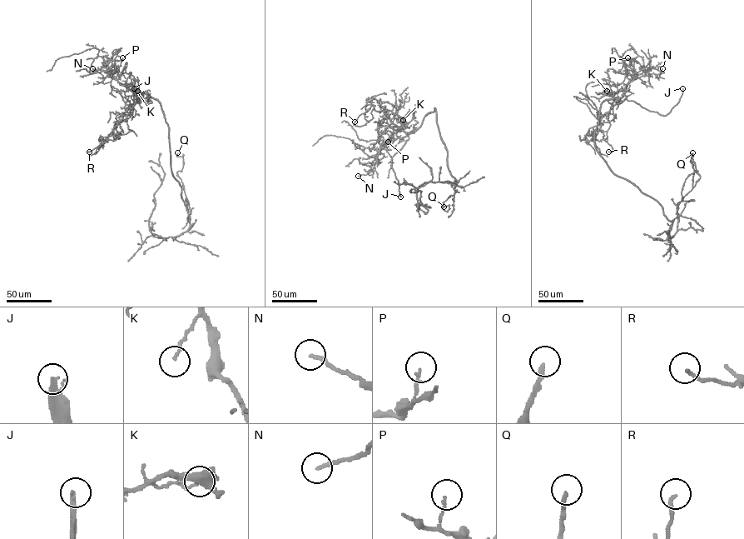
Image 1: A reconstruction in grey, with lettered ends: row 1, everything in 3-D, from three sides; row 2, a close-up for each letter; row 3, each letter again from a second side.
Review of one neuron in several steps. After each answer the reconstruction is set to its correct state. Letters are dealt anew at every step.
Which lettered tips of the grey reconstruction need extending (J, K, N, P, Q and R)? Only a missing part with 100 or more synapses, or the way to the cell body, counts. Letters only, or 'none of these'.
J

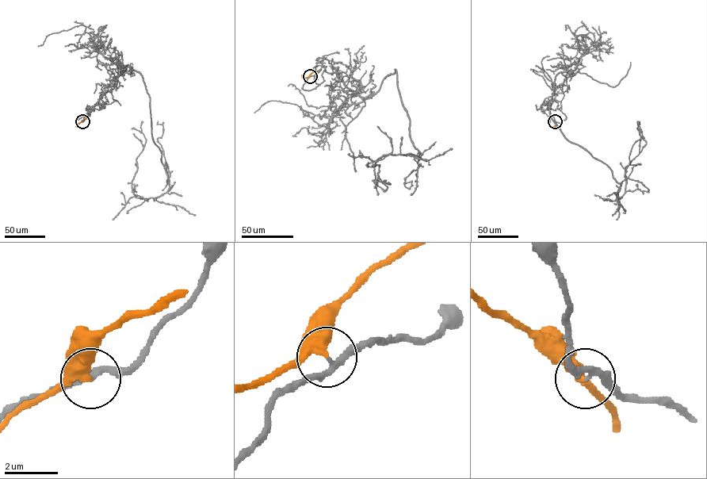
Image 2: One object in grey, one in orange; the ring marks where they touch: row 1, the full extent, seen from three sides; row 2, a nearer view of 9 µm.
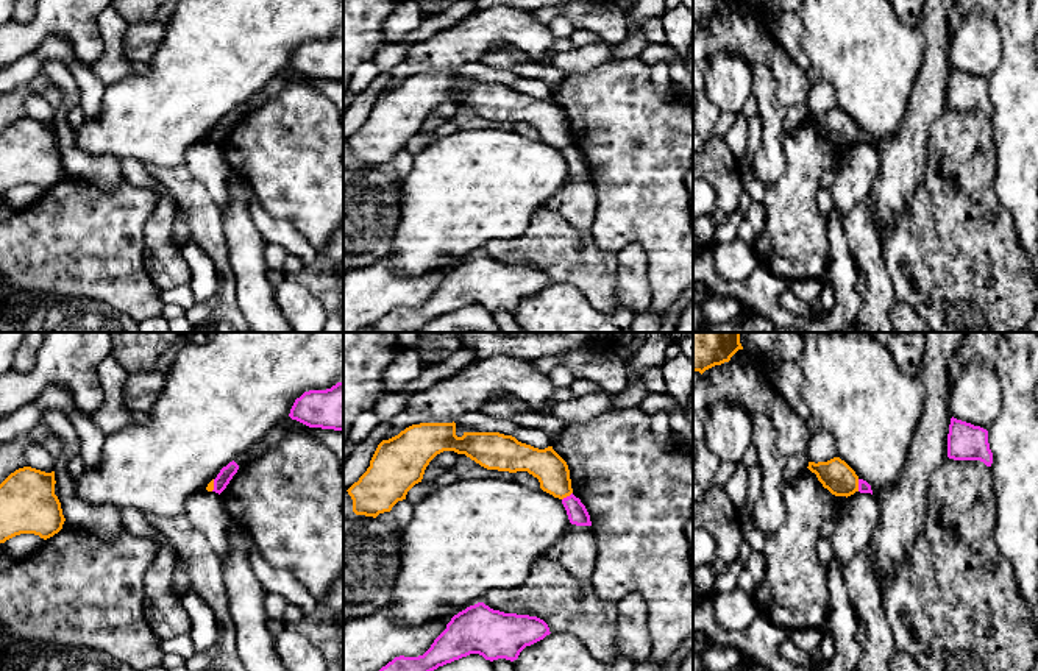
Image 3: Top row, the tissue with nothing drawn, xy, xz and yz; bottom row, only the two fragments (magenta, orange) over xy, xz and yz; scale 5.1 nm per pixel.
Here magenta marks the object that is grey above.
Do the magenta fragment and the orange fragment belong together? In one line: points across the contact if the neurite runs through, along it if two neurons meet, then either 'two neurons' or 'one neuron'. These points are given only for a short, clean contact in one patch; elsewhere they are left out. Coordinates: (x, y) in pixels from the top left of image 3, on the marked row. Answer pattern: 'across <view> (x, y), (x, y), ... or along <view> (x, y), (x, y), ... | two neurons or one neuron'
along yz (857, 479), (859, 490) | two neurons

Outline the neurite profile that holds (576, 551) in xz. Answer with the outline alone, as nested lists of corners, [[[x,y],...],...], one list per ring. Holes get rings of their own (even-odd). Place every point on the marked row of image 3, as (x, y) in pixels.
[[[568,526],[568,532],[545,556],[562,565],[573,577],[592,580],[598,541],[590,526]]]

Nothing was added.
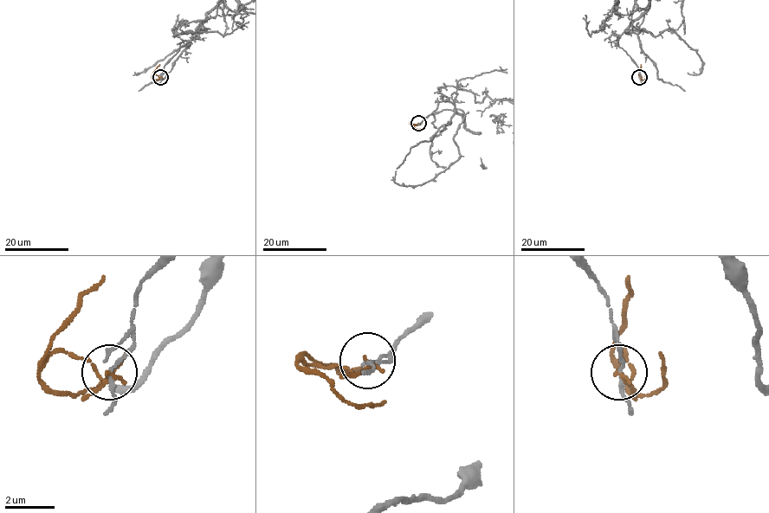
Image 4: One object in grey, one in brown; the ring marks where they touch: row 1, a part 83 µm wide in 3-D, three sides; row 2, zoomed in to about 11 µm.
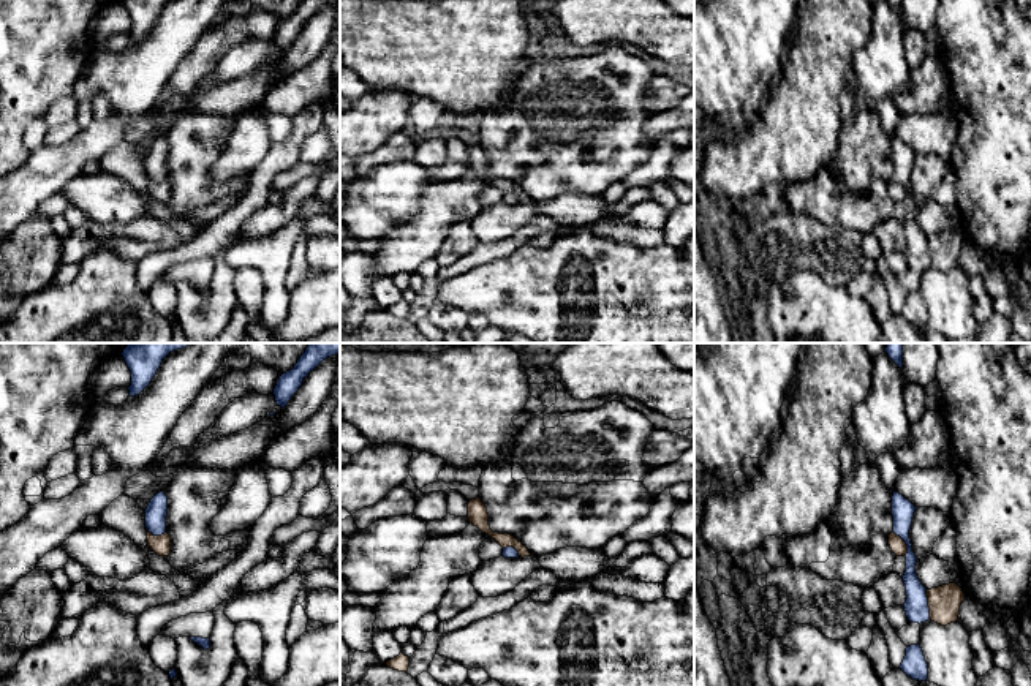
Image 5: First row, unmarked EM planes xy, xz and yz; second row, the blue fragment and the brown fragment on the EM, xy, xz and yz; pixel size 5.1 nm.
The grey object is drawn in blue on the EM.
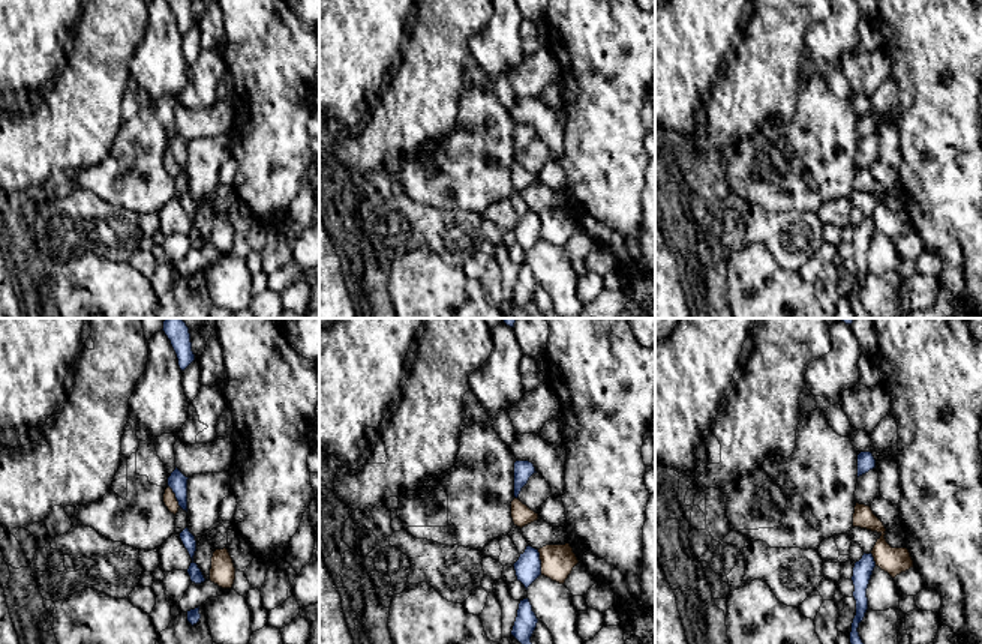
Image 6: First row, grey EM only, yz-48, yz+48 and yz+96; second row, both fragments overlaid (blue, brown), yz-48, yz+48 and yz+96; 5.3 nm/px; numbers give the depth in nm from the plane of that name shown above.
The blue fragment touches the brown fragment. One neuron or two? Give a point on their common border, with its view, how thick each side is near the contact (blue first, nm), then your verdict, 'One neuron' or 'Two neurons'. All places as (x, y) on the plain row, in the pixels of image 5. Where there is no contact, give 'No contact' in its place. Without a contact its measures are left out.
Touches blue at yz (927, 250). Thickness 120 nm (blue) against 160 nm. Two neurons

